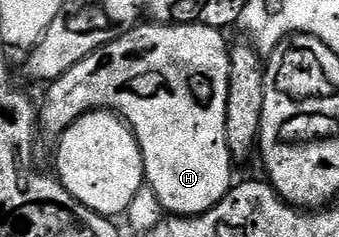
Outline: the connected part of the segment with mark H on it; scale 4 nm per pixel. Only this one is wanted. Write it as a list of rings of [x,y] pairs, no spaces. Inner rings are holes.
[[[138,24],[129,32],[124,33],[123,36],[116,37],[111,43],[104,45],[102,49],[97,49],[91,55],[87,55],[87,59],[75,63],[75,67],[71,67],[71,71],[67,71],[63,75],[59,75],[59,79],[48,82],[46,89],[49,90],[45,93],[45,102],[40,102],[39,105],[39,125],[44,132],[46,129],[53,136],[53,139],[57,139],[83,115],[93,112],[94,109],[107,109],[120,115],[137,137],[137,145],[141,149],[141,158],[145,164],[145,179],[148,188],[155,191],[162,210],[175,217],[198,217],[199,214],[211,211],[211,207],[219,204],[235,184],[235,178],[233,178],[235,162],[227,147],[227,91],[229,90],[229,51],[231,45],[230,42],[225,42],[226,34],[222,30],[212,29],[206,25],[145,24]]]

